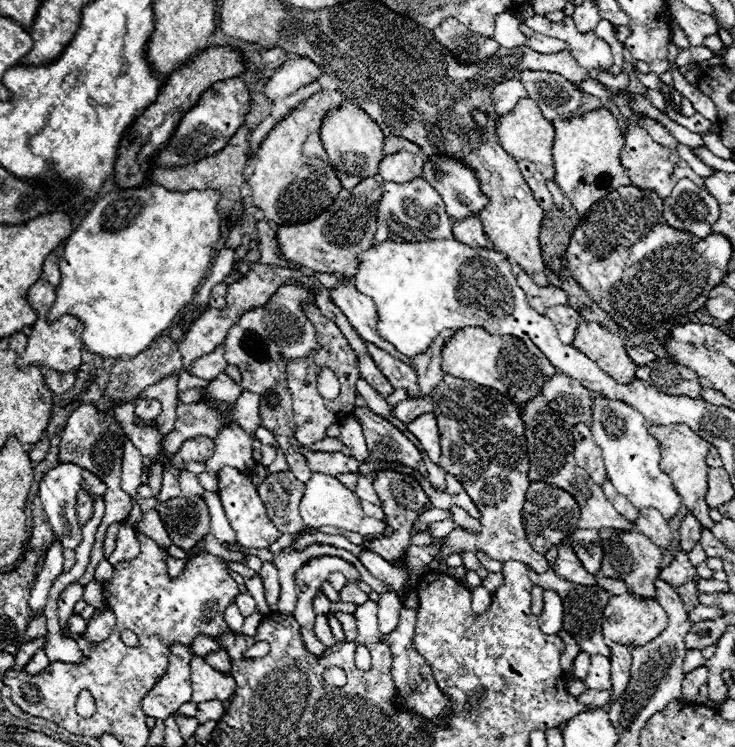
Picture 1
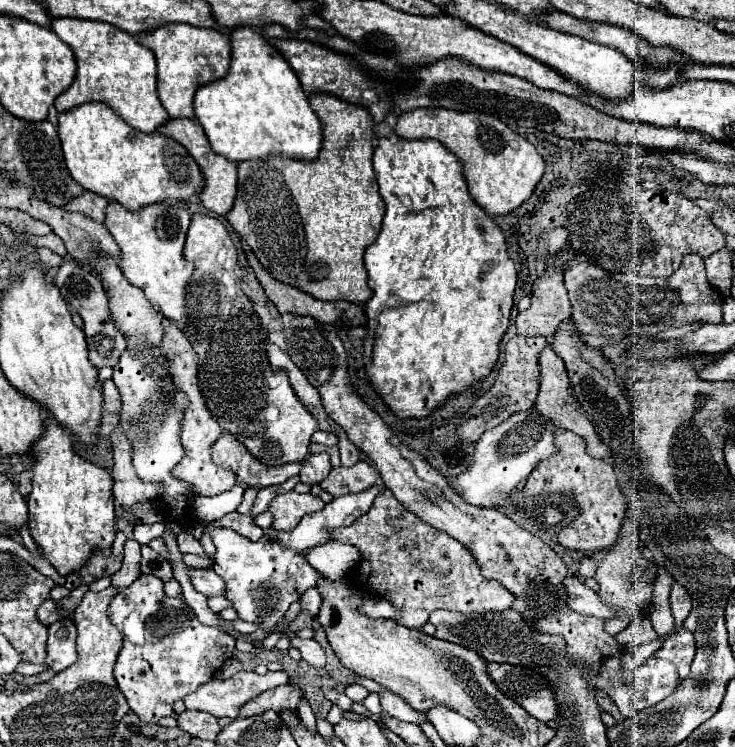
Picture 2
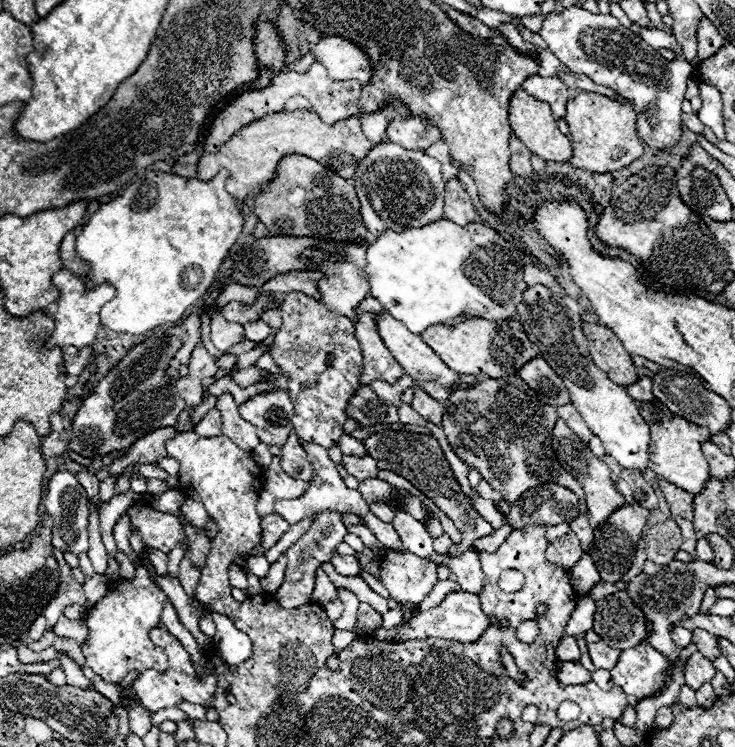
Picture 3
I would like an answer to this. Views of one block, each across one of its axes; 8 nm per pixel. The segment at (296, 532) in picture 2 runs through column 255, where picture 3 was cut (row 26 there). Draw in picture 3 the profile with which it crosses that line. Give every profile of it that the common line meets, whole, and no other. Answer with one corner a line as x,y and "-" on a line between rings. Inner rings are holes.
578,6
566,8
558,14
548,14
538,34
546,40
548,50
562,64
568,66
568,70
572,70
574,74
586,74
596,84
610,86
622,98
632,102
634,112
638,116
636,126
642,142
660,150
670,148
680,140
680,106
684,102
686,84
692,74
690,62
668,62
638,34
620,26
620,22
614,16
592,14

